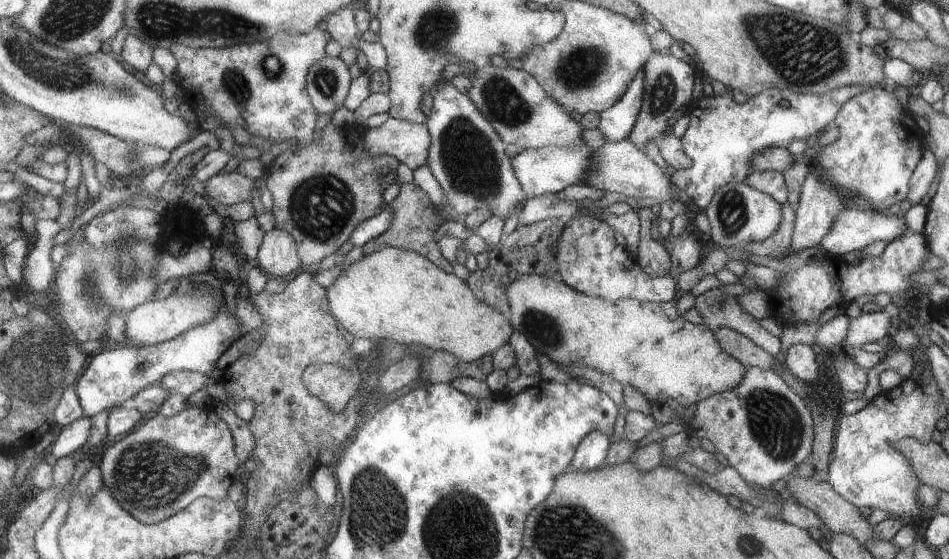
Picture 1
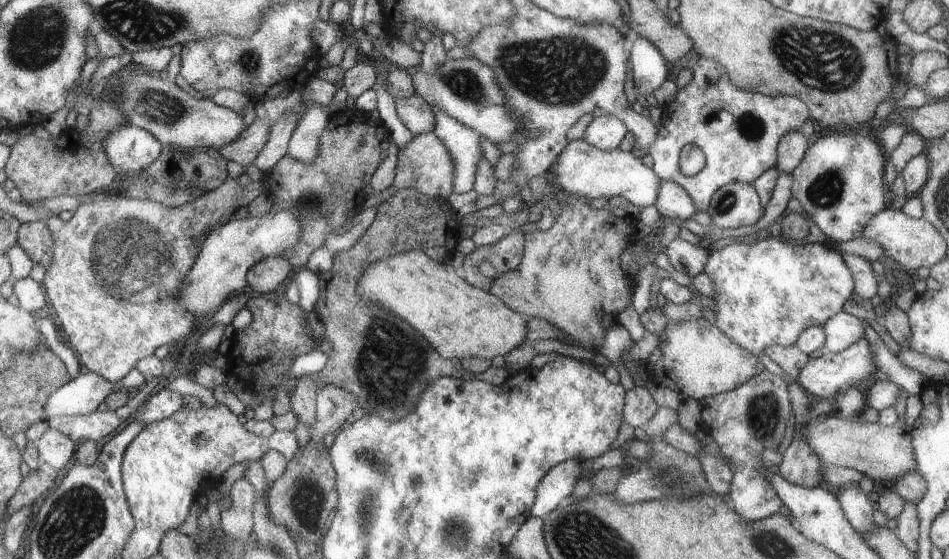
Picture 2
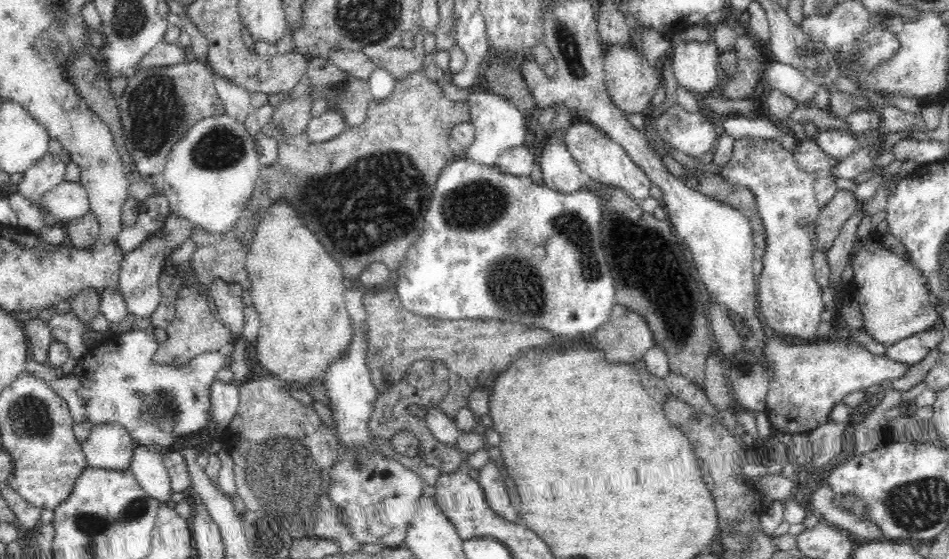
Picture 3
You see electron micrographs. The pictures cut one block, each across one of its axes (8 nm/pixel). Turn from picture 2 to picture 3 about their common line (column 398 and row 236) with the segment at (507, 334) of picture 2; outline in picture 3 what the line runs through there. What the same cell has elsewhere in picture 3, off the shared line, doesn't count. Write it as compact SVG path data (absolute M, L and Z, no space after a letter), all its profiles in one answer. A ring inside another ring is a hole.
M278 201L264 213L246 258L246 268L251 282L254 308L260 312L260 334L256 338L258 362L268 368L279 380L294 382L301 390L310 390L312 384L325 386L325 375L348 353L353 338L353 319L347 310L345 297L348 281L340 265L335 262L318 237L306 228L298 213L286 201Z

